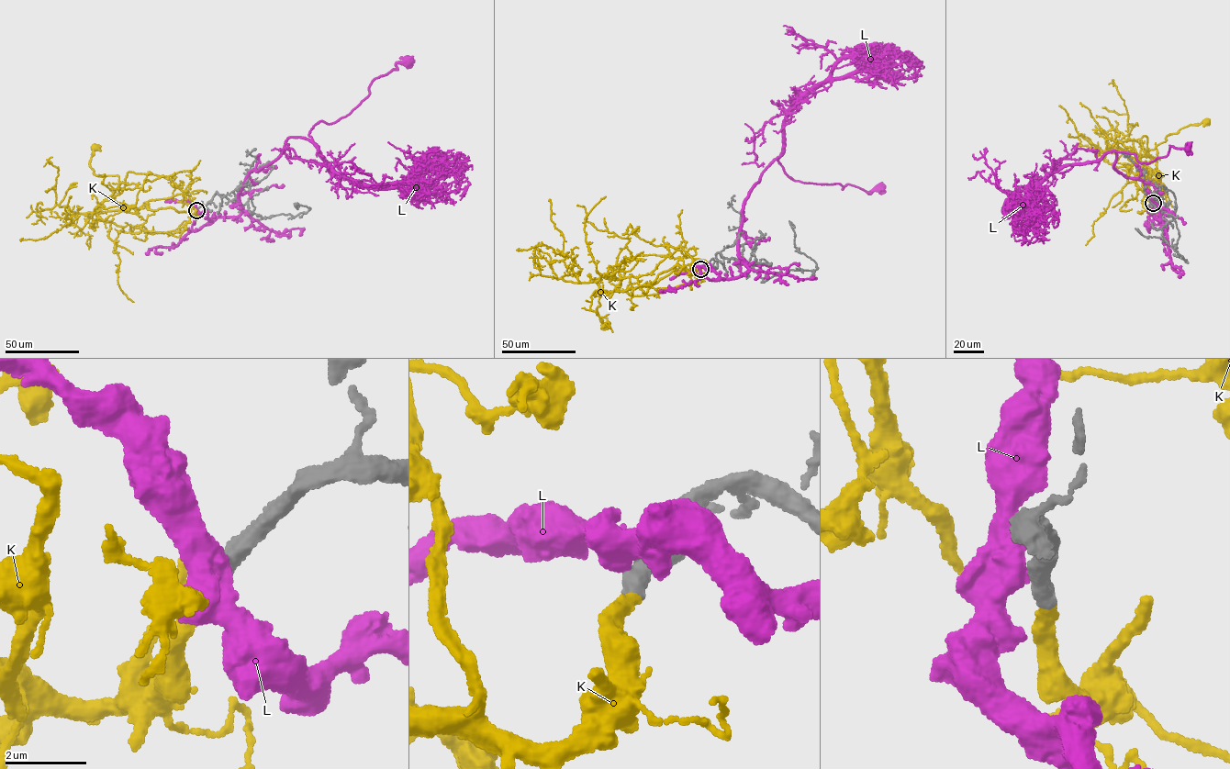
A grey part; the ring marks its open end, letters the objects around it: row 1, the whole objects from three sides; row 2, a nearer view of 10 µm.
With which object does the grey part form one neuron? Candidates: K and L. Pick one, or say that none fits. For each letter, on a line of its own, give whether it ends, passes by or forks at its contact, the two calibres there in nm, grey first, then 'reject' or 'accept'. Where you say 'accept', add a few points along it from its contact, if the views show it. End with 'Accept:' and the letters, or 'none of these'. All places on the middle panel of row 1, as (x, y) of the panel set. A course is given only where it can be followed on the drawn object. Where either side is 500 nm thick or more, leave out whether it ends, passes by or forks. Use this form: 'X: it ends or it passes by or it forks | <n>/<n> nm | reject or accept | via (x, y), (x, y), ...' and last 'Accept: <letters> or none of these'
K: it ends | 480/380 nm | accept | via (701, 269), (676, 265), (622, 291), (601, 291), (602, 276), (621, 280), (598, 300), (605, 325)
L: 600/750 nm | reject
Accept: K

